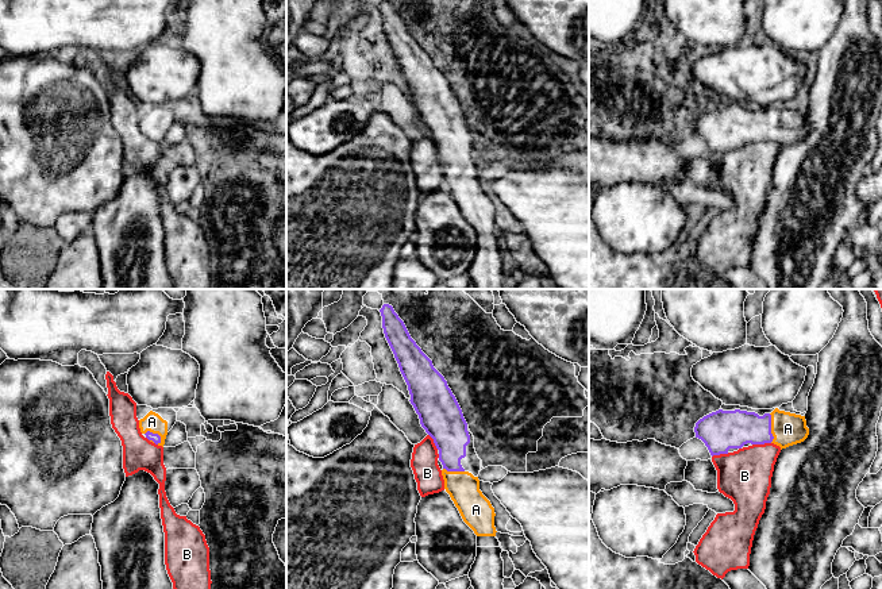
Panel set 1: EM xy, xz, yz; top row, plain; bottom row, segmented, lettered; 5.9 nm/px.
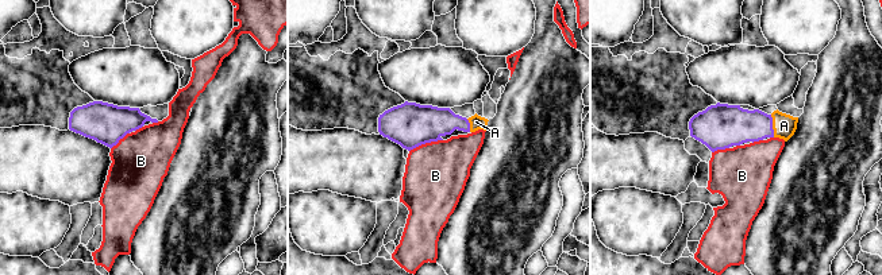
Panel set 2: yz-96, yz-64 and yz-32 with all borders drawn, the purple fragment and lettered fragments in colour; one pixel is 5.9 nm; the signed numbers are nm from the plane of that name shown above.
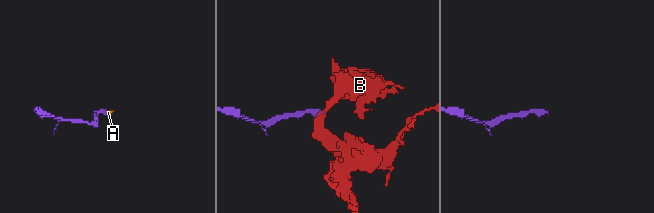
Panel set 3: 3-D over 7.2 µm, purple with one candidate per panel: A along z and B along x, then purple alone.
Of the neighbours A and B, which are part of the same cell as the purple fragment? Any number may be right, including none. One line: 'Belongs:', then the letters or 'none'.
Belongs: A

